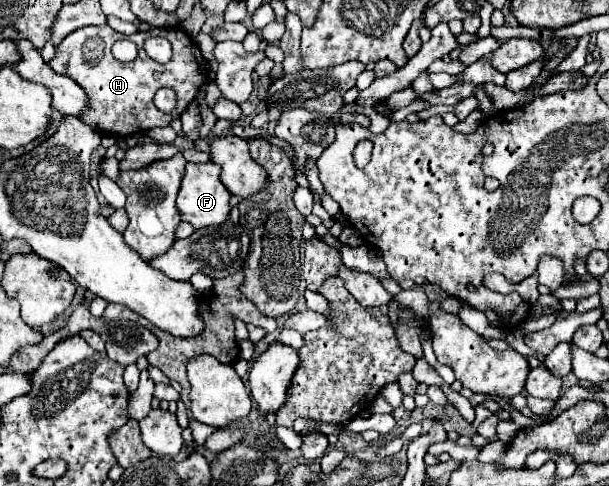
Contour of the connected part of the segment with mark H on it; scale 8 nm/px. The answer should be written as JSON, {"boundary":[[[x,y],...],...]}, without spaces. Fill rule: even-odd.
{"boundary":[[[109,25],[83,27],[77,29],[75,33],[69,33],[55,47],[55,57],[49,61],[49,65],[57,73],[69,75],[87,93],[91,109],[83,113],[81,121],[93,129],[99,129],[103,133],[115,133],[121,137],[135,135],[139,131],[147,131],[153,127],[167,127],[173,119],[177,119],[187,109],[187,105],[199,93],[203,81],[209,77],[209,63],[203,59],[199,47],[181,27],[177,27],[177,31],[171,27],[139,31],[129,37],[113,31]],[[155,35],[169,39],[169,43],[173,45],[173,57],[165,65],[153,61],[143,49],[143,41]],[[117,39],[129,39],[137,45],[137,57],[131,63],[121,63],[111,55],[111,45]],[[161,87],[169,87],[177,93],[177,105],[171,113],[163,113],[153,105],[153,95]]]}

